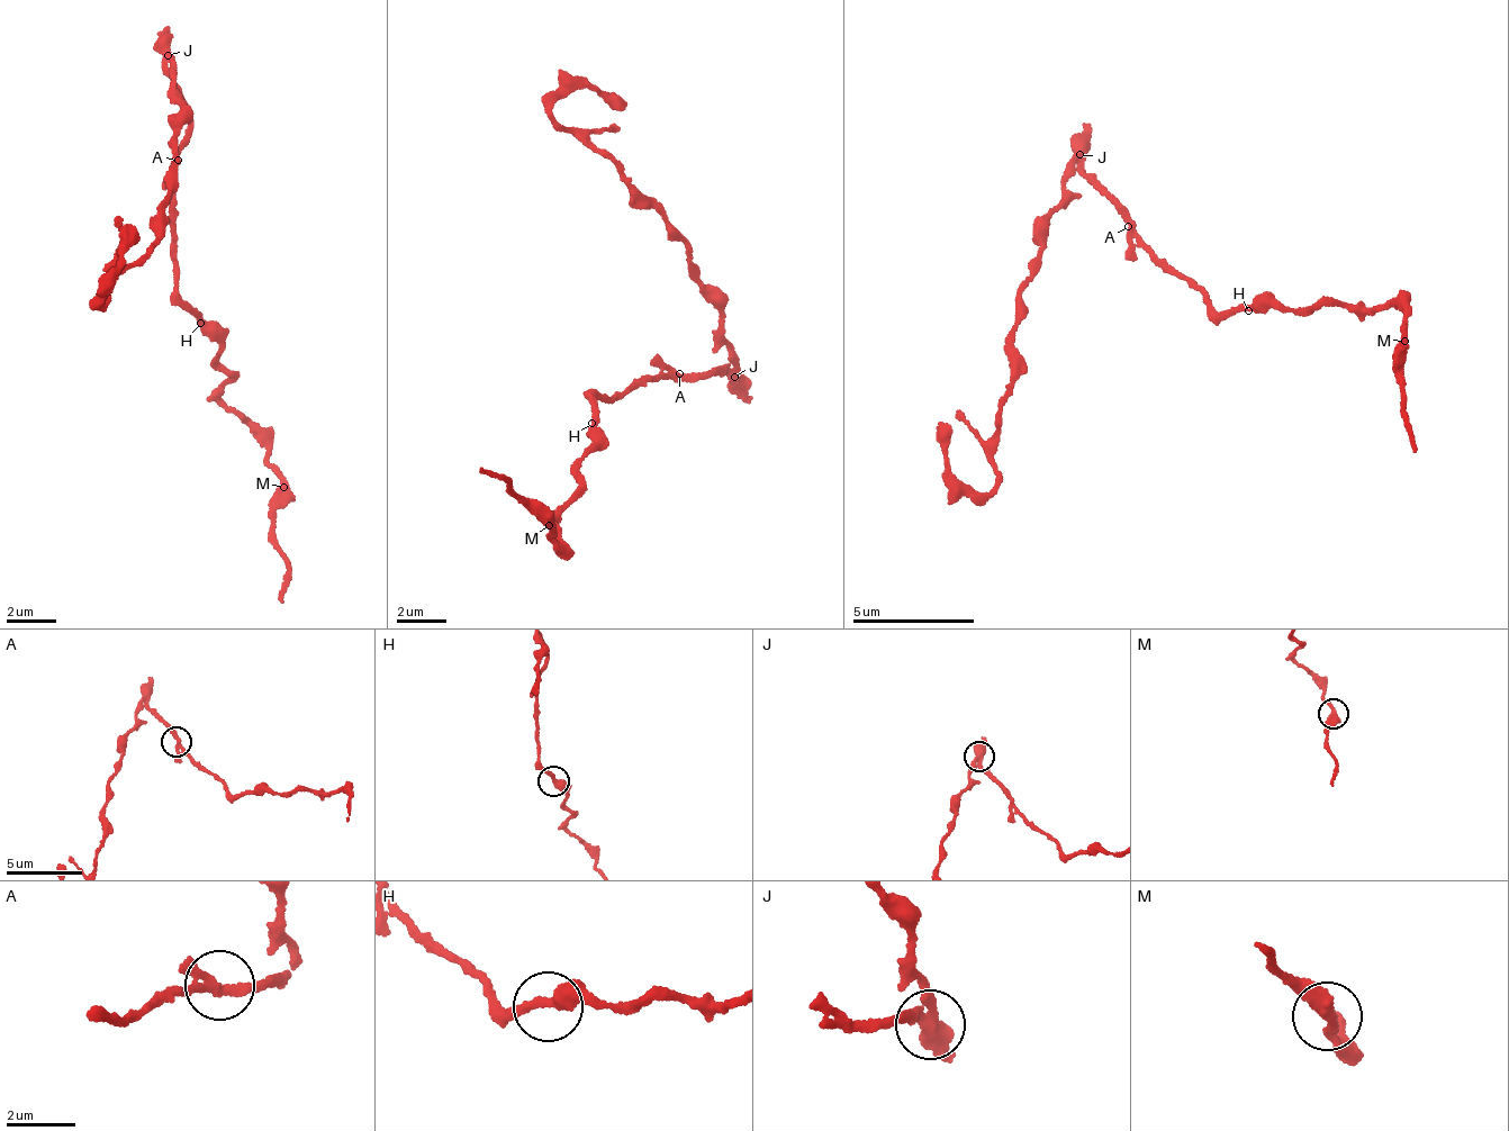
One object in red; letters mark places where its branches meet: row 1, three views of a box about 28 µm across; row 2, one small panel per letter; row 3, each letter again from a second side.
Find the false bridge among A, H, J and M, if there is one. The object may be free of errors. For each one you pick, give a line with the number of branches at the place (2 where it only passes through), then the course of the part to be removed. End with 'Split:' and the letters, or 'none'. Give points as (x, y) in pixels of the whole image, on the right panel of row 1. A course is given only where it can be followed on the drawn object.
J: 3 branches meet; foreign part runs (1080, 157), (1063, 174), (1063, 205), (1044, 219), (991, 457), (987, 491), (947, 470), (938, 419)
Split: J

